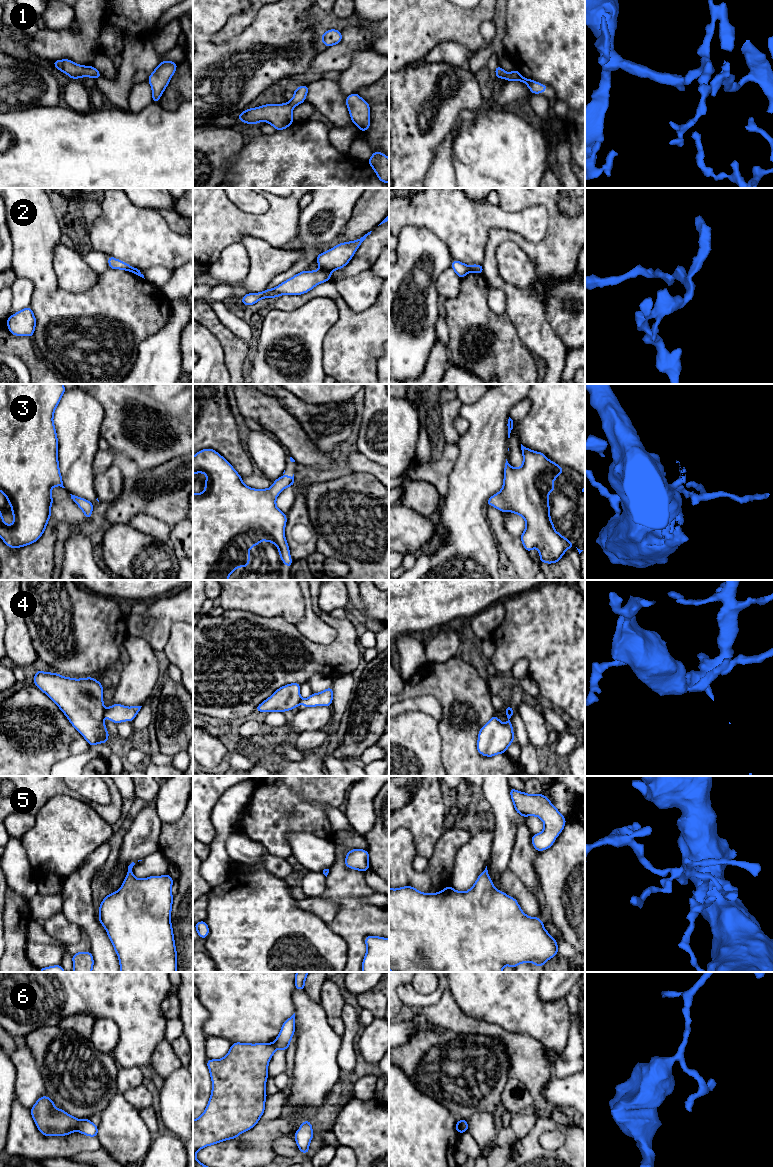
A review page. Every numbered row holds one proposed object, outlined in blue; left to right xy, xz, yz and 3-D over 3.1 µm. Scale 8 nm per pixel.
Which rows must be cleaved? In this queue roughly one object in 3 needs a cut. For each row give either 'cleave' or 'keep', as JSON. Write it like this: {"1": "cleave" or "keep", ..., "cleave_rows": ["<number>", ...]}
{"1": "keep", "2": "cleave", "3": "keep", "4": "cleave", "5": "keep", "6": "cleave", "cleave_rows": ["2", "4", "6"]}

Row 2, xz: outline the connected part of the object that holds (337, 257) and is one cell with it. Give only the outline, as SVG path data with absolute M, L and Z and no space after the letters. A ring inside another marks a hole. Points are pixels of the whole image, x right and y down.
M372 231L368 232L358 240L340 243L327 252L320 253L317 256L316 262L321 268L330 272L343 268L348 264L357 248L366 239L366 237L371 234L371 232Z

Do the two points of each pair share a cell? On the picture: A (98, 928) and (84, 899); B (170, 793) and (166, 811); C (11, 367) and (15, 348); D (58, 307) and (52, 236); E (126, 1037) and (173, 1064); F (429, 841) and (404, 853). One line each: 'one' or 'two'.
A: one
B: one
C: two
D: one
E: two
F: two

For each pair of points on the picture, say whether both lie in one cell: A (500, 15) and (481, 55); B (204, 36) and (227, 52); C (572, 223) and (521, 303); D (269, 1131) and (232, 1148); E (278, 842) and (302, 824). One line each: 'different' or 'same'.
A: same
B: same
C: same
D: same
E: same

